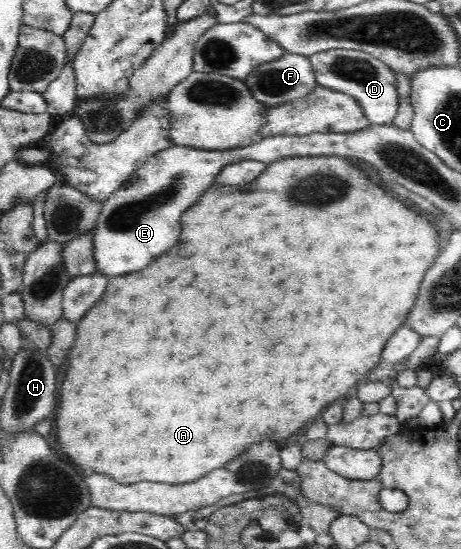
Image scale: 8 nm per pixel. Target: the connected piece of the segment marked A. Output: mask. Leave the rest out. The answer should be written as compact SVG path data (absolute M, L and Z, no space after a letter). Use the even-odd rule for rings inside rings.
M321 155L321 156L290 156L283 157L267 164L267 168L258 176L256 181L242 184L238 189L236 186L226 184L212 184L194 207L186 210L186 215L182 216L182 237L178 241L178 245L174 245L170 251L166 251L164 255L160 255L158 259L154 259L150 263L150 267L146 267L144 271L138 271L134 275L122 275L122 279L110 278L108 281L108 289L106 295L100 299L100 303L94 307L94 311L90 311L90 315L86 315L86 319L82 319L78 323L78 337L76 343L70 351L70 357L78 357L78 359L70 359L70 367L67 368L66 378L62 383L60 397L60 411L58 411L58 421L56 421L56 429L58 429L58 439L60 439L60 447L62 451L66 451L76 463L80 463L80 467L90 467L98 473L108 473L120 483L134 483L134 481L153 480L158 483L190 483L194 479L207 475L214 468L220 467L228 463L232 457L240 455L250 443L254 441L262 441L262 439L280 439L280 437L296 437L296 432L302 429L308 421L313 421L320 416L323 411L334 401L343 401L349 396L356 386L364 382L365 375L368 375L372 369L382 363L382 351L386 347L386 343L390 341L390 337L404 325L404 321L408 319L408 315L412 313L414 305L418 301L420 295L420 287L426 273L435 265L436 259L440 257L443 244L445 241L438 231L438 227L434 223L430 223L430 219L426 219L422 213L416 213L416 209L408 207L404 201L396 199L394 195L390 195L388 191L384 191L380 185L376 185L362 169L358 163L350 161L350 157L341 155Z

